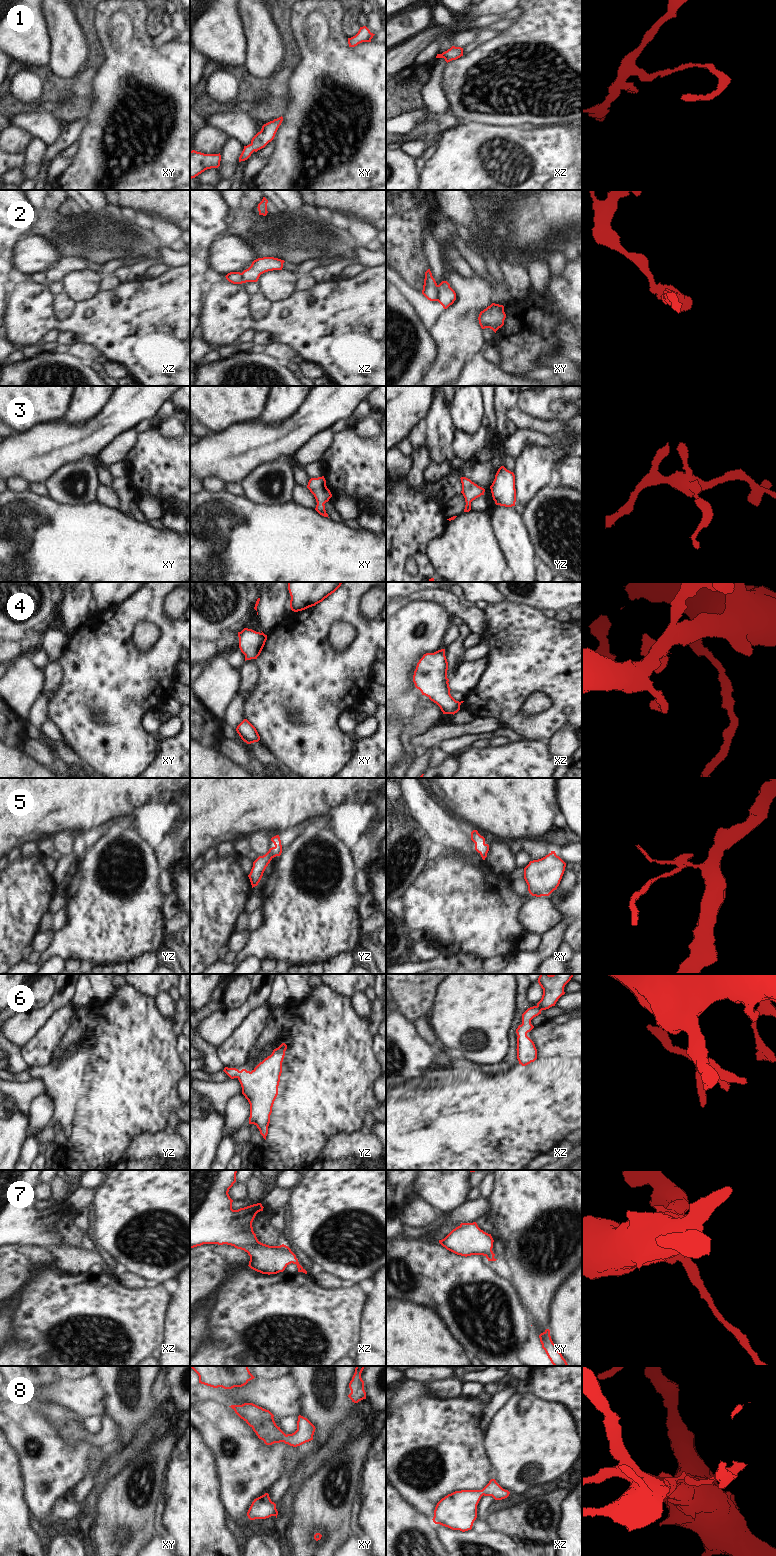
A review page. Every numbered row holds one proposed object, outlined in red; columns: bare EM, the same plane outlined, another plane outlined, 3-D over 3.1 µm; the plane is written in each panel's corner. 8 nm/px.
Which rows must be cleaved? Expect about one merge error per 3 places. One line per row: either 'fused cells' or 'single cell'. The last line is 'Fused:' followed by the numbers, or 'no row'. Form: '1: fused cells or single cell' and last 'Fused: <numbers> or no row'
1: single cell
2: fused cells
3: single cell
4: fused cells
5: single cell
6: single cell
7: single cell
8: single cell
Fused: 2, 4

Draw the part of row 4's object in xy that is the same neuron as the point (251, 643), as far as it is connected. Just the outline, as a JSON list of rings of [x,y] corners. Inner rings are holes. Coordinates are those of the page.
[[[244,628],[241,632],[238,632],[238,637],[239,648],[245,655],[245,661],[257,659],[267,640],[267,637],[262,633],[248,628]]]

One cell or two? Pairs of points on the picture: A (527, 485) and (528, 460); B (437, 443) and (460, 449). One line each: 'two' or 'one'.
A: one
B: two

